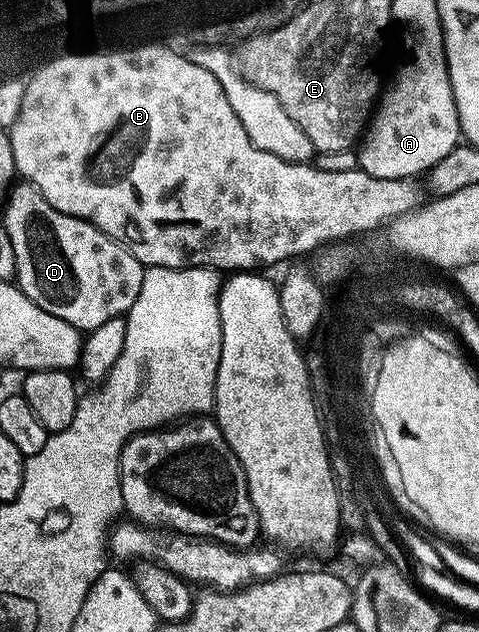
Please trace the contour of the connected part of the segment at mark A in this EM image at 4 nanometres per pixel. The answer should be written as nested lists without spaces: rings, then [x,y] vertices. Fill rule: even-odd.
[[[444,55],[405,60],[398,66],[389,89],[380,93],[356,149],[356,163],[362,172],[375,178],[417,178],[420,172],[421,175],[428,173],[435,162],[439,162],[439,158],[447,158],[447,154],[451,154],[461,139],[457,107],[453,102],[449,68]]]

